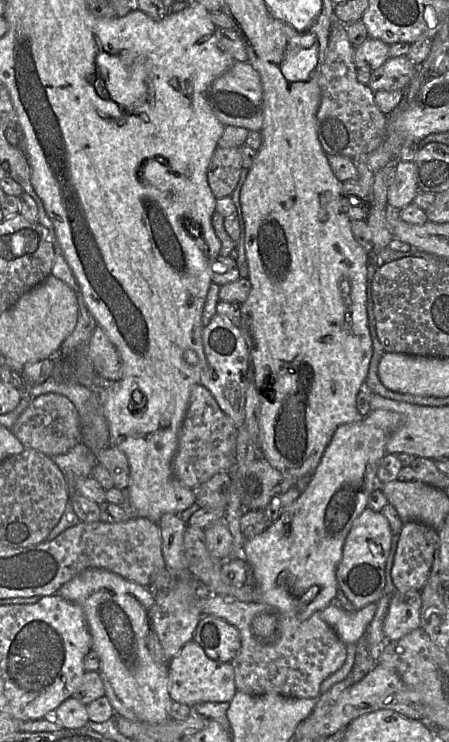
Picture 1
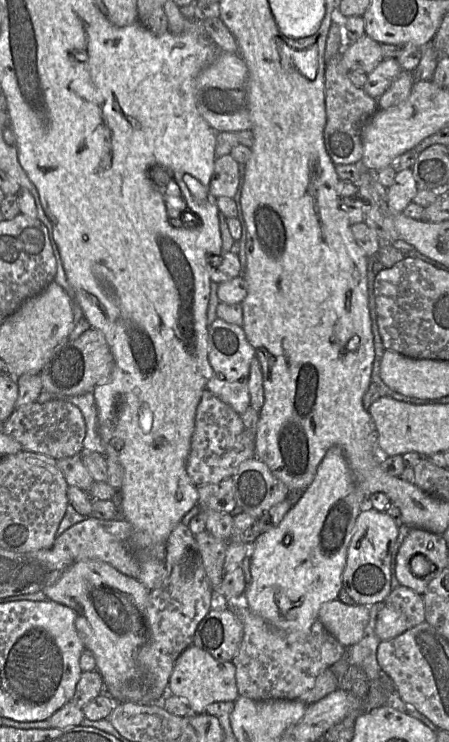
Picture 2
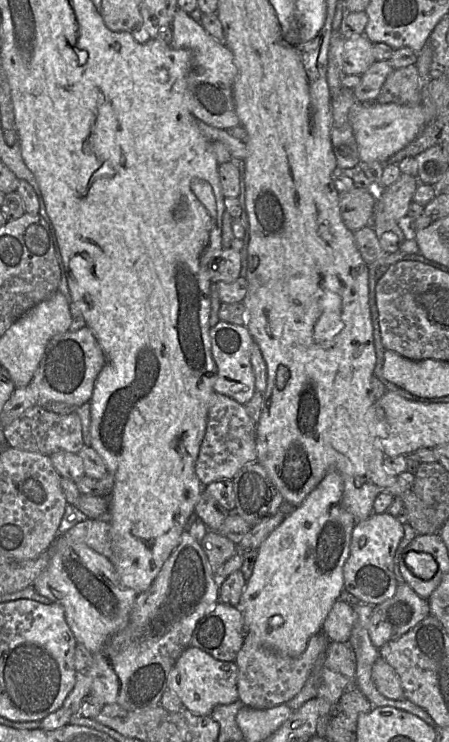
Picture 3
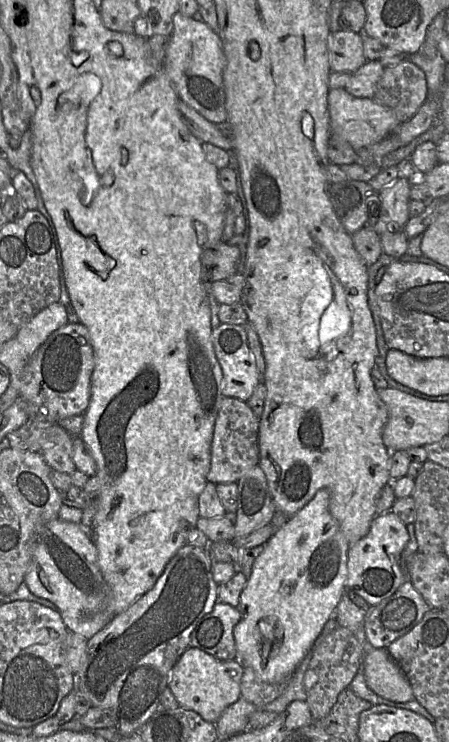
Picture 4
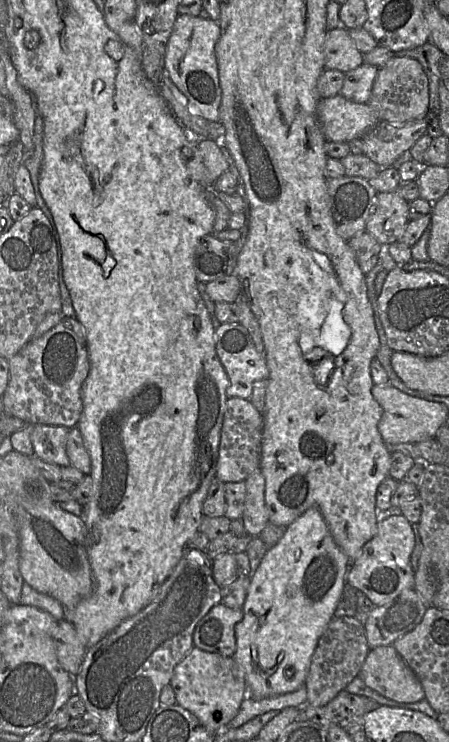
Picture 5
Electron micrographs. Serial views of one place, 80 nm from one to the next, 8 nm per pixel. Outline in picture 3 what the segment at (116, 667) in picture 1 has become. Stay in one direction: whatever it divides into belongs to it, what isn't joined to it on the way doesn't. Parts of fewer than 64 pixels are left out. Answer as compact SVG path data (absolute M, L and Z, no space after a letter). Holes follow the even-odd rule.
M64 534L56 538L49 553L49 564L35 579L33 588L52 603L63 607L67 624L77 642L83 644L94 655L109 637L121 631L128 624L138 593L121 583L118 573L108 558L95 552L84 543L67 539Z

